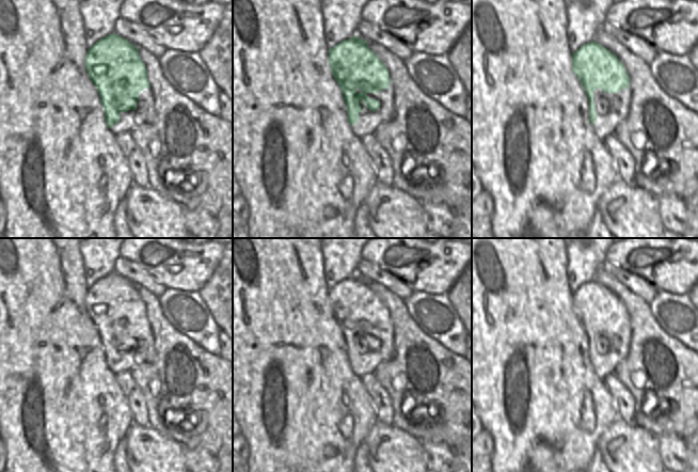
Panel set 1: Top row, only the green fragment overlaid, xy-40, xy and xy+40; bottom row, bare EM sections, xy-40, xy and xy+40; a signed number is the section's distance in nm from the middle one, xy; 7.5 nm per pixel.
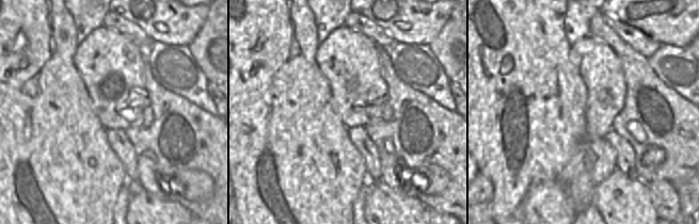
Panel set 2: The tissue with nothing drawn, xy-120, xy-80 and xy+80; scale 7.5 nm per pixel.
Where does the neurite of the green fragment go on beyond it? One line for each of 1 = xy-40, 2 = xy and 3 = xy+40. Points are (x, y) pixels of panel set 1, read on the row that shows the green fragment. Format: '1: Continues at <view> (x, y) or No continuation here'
1: Continues at xy-40 (129, 121)
2: Continues at xy (368, 121)
3: Continues at xy+40 (612, 108)

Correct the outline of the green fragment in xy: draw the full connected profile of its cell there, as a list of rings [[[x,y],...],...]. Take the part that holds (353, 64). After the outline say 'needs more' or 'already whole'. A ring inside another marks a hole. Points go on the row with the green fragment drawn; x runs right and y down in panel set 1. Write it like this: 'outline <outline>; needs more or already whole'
outline [[[356,35],[329,50],[329,64],[346,103],[352,132],[362,138],[393,116],[393,85],[384,63]]]; needs more

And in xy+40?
outline [[[590,42],[581,46],[572,54],[572,70],[581,81],[589,100],[589,122],[598,138],[603,140],[613,136],[615,128],[628,117],[632,90],[630,77],[616,54],[598,44]]]; needs more

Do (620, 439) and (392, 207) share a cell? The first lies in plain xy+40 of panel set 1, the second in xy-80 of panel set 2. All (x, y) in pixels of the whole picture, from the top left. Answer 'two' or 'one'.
one

